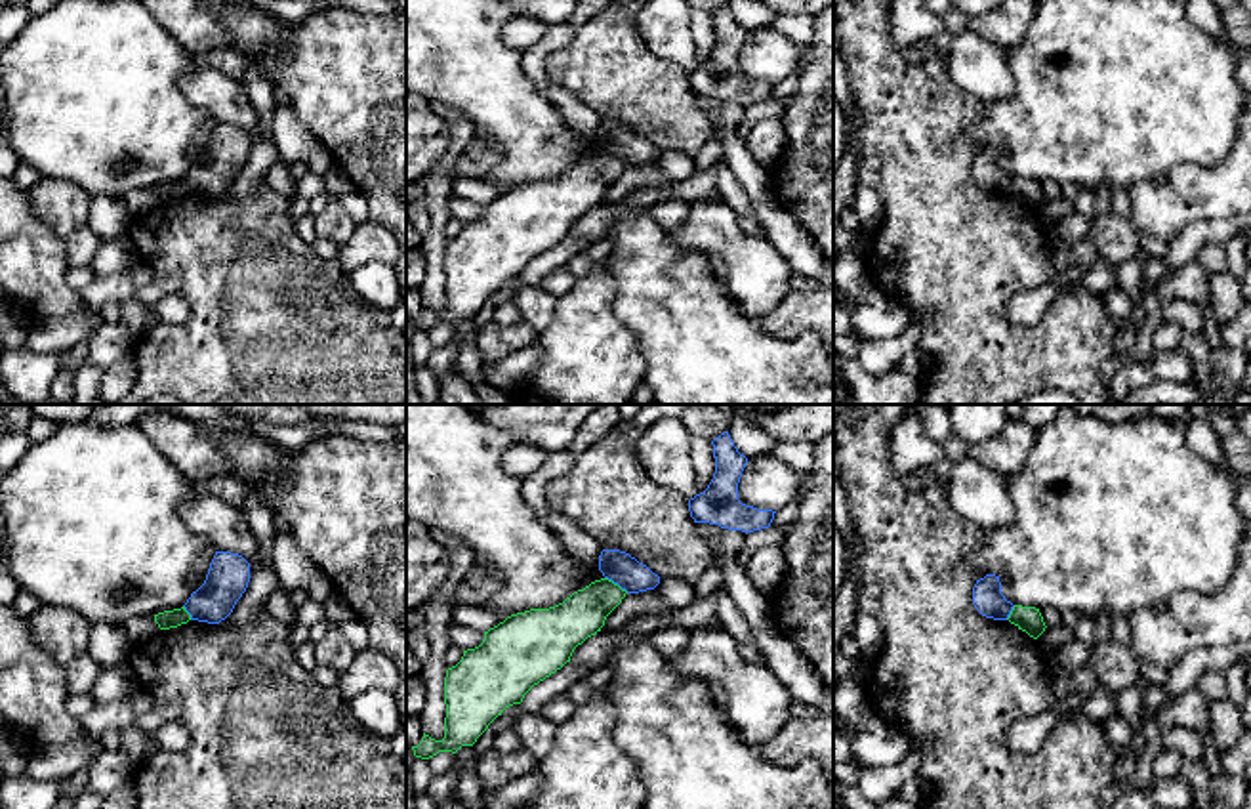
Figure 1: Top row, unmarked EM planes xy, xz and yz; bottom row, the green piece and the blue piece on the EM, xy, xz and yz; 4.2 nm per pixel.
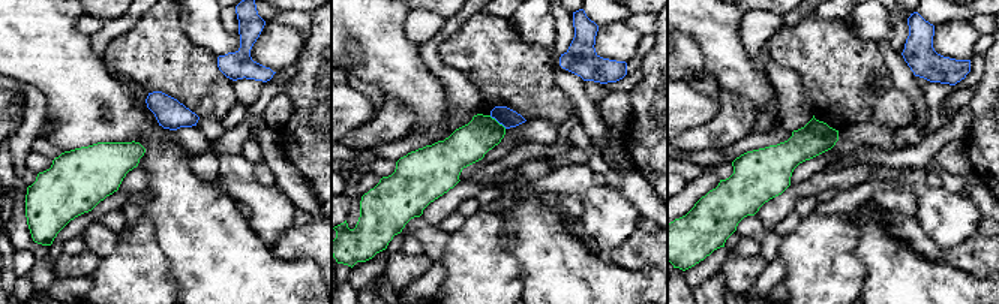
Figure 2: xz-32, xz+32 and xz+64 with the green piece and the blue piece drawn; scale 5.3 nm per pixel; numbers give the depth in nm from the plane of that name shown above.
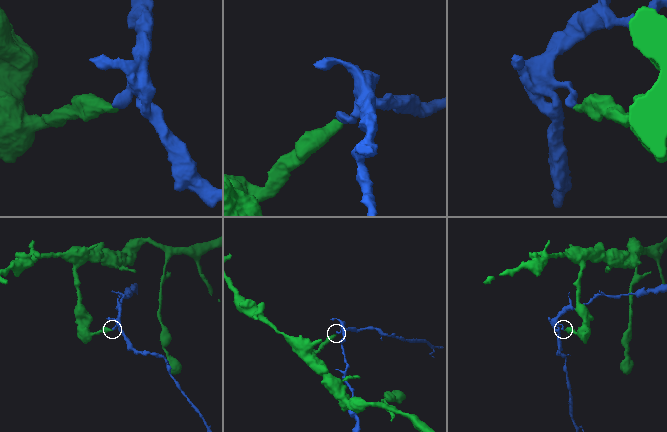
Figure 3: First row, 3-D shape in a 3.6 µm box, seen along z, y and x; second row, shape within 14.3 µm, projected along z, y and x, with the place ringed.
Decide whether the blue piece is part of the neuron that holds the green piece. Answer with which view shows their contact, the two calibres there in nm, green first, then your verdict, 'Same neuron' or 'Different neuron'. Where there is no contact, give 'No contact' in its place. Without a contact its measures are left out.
Touches green in xz. Thickness 190 nm (green) against 140 nm. Different neuron

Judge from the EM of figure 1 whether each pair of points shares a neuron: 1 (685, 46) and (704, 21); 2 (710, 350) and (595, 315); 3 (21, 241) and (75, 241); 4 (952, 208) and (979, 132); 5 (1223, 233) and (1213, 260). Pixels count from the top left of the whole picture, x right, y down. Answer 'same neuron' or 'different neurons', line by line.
1: different neurons
2: different neurons
3: different neurons
4: different neurons
5: different neurons

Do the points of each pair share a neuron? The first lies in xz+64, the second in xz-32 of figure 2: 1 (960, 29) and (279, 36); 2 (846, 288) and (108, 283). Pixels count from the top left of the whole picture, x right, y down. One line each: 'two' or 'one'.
1: one
2: one

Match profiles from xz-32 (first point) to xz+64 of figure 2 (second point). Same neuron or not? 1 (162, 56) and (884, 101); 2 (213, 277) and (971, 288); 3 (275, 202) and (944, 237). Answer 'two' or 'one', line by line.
1: one
2: one
3: one

